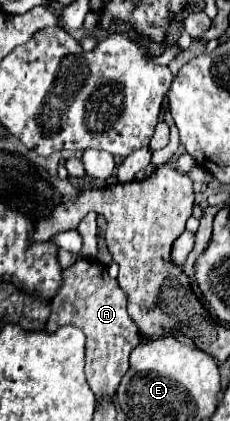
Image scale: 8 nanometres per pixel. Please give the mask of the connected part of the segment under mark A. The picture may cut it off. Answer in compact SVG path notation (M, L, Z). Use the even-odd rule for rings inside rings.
M77 258L75 264L63 270L63 280L57 294L51 300L51 316L47 320L47 332L55 332L59 326L73 324L83 330L85 342L85 374L89 388L97 398L115 396L119 380L129 368L129 354L139 344L139 328L127 314L127 296L119 288L117 280L109 278L107 268L89 258Z

